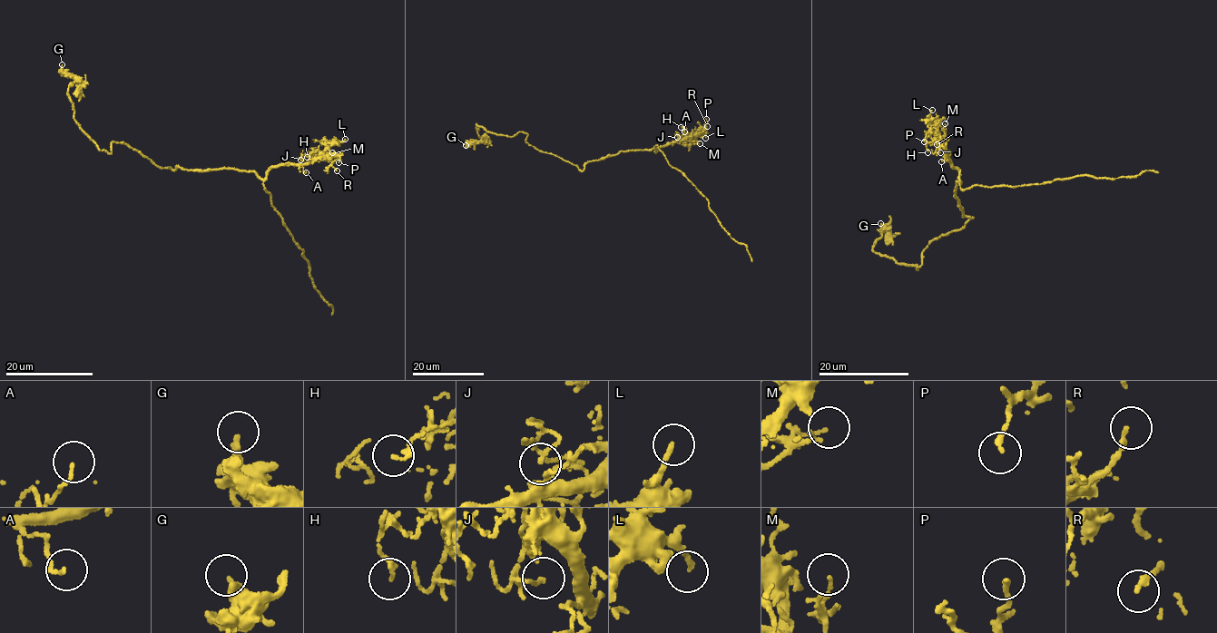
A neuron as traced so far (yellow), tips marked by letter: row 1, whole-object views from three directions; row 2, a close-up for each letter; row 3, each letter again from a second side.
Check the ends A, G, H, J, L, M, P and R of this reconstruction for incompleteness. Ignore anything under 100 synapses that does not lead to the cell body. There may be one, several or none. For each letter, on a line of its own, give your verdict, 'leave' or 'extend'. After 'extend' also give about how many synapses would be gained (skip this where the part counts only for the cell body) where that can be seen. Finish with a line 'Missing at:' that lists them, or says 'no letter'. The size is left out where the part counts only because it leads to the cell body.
A: leave
G: leave
H: leave
J: leave
L: leave
M: leave
P: leave
R: leave
Missing at: no letter

